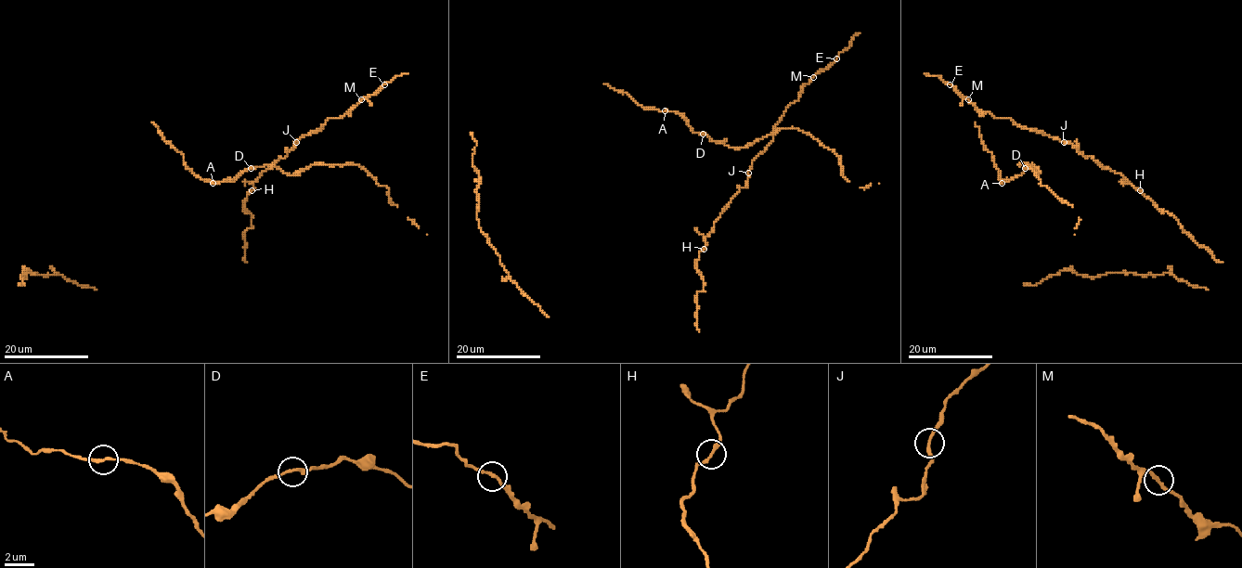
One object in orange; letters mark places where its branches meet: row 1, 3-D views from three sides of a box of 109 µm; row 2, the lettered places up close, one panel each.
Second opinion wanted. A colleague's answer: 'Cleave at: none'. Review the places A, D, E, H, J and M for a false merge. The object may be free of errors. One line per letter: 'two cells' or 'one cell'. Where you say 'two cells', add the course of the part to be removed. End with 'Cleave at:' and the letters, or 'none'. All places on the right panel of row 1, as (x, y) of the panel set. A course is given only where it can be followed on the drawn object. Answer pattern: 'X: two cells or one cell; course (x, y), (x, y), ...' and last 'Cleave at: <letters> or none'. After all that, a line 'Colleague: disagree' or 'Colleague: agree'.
A: one cell
D: one cell
E: one cell
H: one cell
J: one cell
M: one cell
Cleave at: none
Colleague: agree

